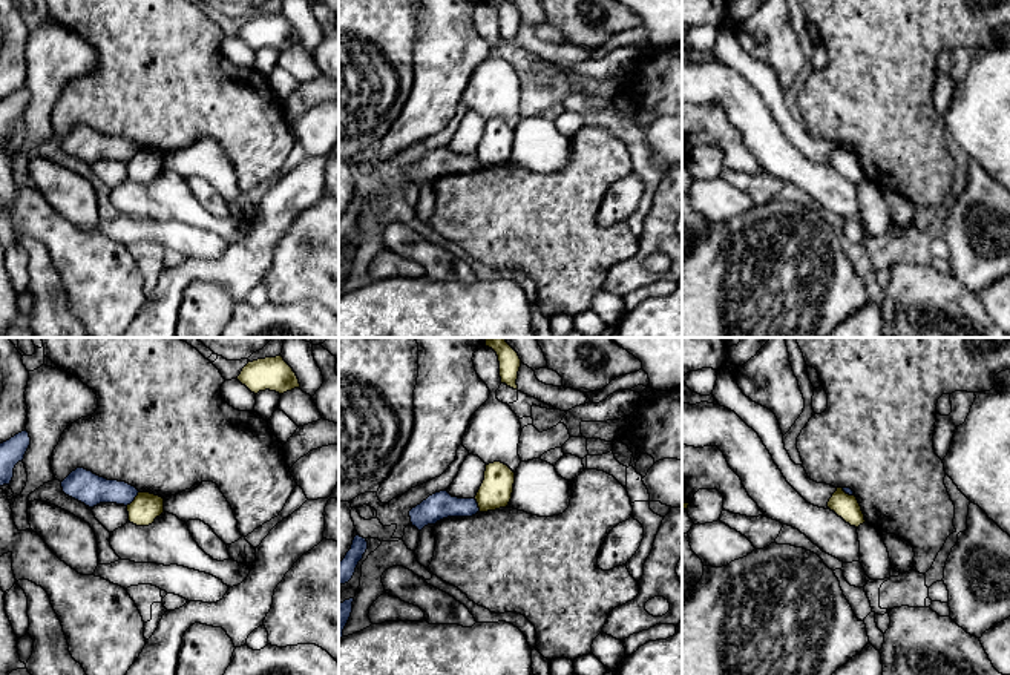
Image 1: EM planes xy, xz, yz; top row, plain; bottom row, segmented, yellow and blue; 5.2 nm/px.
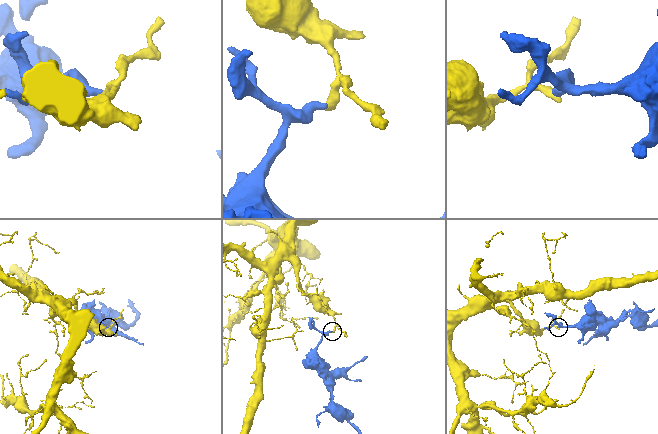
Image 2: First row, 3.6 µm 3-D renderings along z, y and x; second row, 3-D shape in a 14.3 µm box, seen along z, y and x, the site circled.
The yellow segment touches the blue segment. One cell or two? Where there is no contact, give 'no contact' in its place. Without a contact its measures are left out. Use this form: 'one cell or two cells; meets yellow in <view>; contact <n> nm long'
two cells; meets yellow in xy; contact 100 nm long

